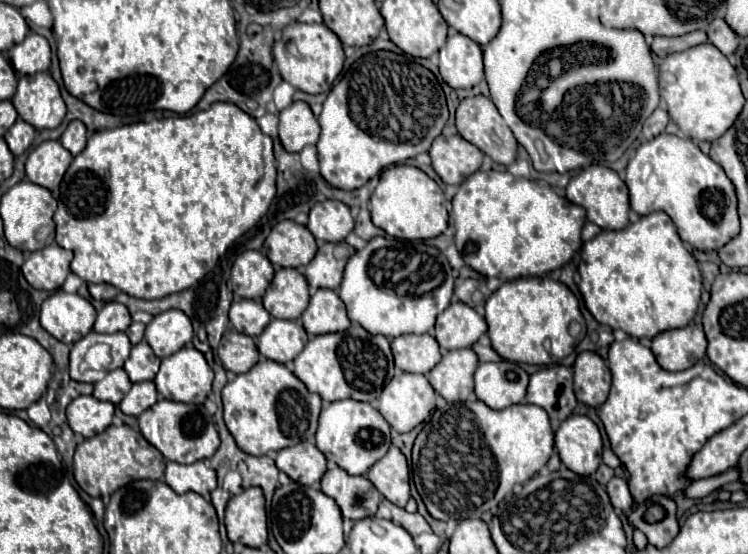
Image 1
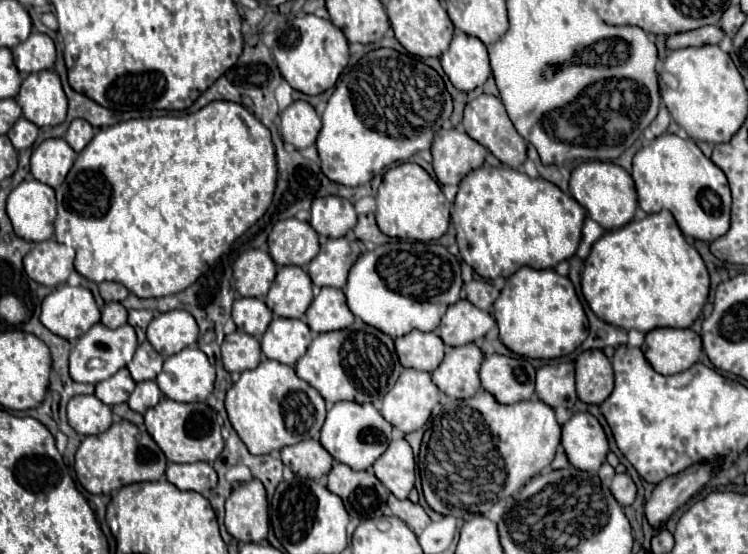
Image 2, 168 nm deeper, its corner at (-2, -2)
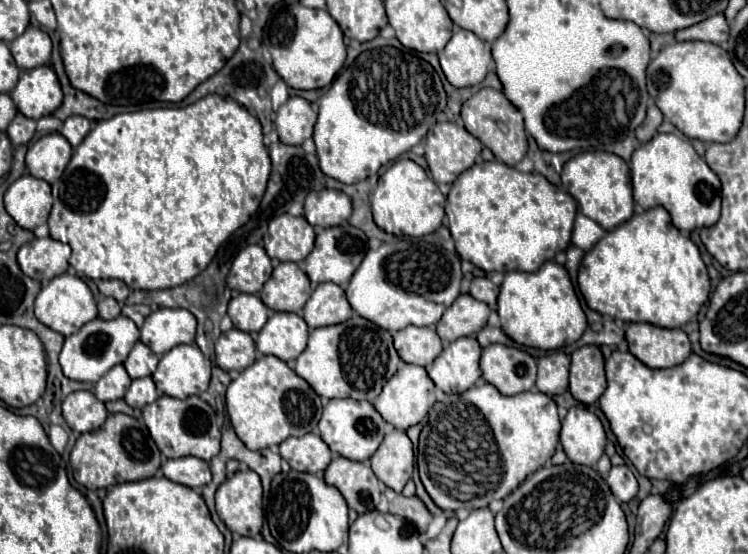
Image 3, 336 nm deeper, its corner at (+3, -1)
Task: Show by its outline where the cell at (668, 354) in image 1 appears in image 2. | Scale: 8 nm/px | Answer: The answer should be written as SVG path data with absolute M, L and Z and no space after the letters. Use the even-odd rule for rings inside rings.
M660 327L644 335L642 351L658 373L676 375L698 361L702 353L702 339L692 329Z

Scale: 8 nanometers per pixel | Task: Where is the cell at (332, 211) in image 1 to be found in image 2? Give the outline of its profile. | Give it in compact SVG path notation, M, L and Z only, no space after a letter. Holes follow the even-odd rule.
M320 197L312 203L310 225L318 235L344 237L356 225L354 205L344 197Z

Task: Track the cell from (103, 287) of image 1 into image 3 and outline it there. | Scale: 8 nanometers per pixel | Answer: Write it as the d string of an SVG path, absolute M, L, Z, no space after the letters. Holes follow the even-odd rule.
M101 280L101 282L97 284L97 288L99 288L99 292L101 292L103 296L111 296L111 298L115 298L119 304L123 304L125 298L129 296L129 288L127 288L127 284L121 282L121 280Z

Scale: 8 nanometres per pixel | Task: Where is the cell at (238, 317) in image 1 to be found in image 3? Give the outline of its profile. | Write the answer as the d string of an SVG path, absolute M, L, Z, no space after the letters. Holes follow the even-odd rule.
M237 294L229 302L229 318L243 332L259 332L269 318L269 308L255 294Z

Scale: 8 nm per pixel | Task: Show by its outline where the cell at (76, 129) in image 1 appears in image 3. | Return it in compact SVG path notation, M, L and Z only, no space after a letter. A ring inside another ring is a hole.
M69 116L65 122L63 122L63 128L61 128L61 134L69 140L69 144L75 148L79 146L79 142L89 134L91 130L91 122L83 116Z

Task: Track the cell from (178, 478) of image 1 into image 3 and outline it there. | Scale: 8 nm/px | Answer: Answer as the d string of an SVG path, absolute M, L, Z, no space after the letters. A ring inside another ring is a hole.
M185 456L185 458L175 458L167 460L165 466L161 466L165 478L171 482L189 486L189 488L199 488L211 482L211 470L209 464L201 458L195 456Z

